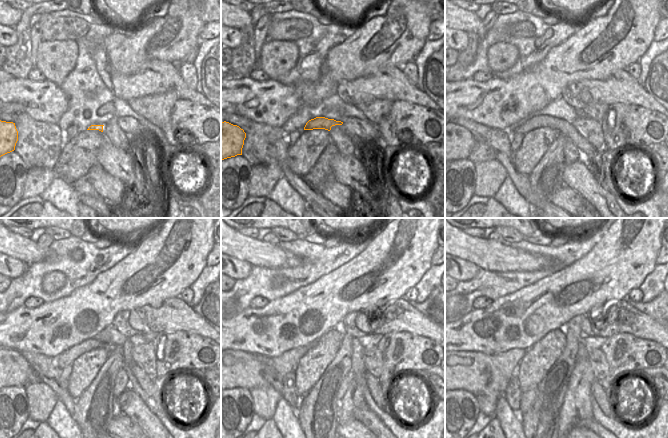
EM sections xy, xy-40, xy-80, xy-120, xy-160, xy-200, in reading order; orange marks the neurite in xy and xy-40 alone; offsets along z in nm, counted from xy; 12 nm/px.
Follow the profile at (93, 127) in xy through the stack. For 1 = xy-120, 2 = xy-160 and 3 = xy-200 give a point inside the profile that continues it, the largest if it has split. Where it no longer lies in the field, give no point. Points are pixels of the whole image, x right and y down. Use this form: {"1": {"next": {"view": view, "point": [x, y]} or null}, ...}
{"1": {"next": {"view": "xy-120", "point": [67, 357]}}, "2": {"next": {"view": "xy-160", "point": [287, 362]}}, "3": {"next": {"view": "xy-200", "point": [479, 373]}}}

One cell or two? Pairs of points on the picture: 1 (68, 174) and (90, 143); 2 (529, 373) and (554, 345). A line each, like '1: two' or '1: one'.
1: one
2: one

